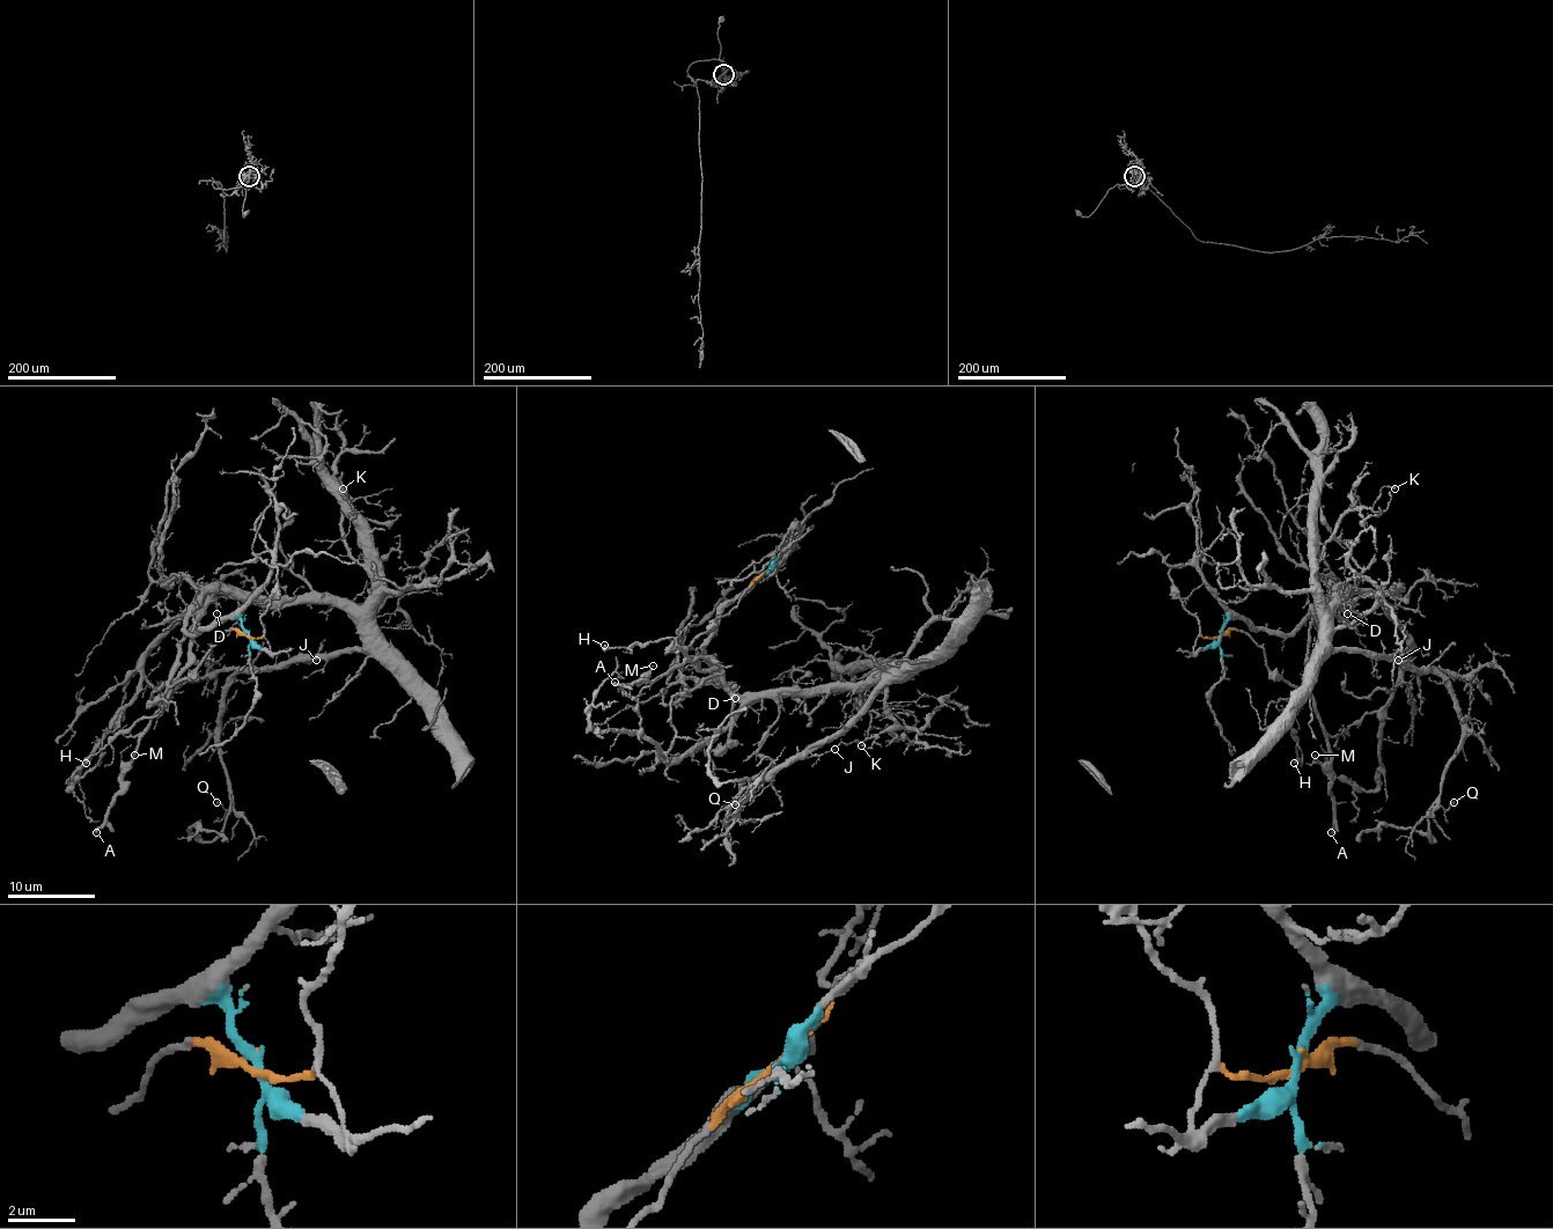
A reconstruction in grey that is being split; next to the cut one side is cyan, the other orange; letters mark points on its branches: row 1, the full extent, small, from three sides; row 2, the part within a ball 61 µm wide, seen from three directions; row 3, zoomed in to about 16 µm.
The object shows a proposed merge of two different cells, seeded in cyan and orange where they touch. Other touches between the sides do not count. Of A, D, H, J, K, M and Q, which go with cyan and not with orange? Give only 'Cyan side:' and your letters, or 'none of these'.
Cyan side: D, H, J, K, Q

